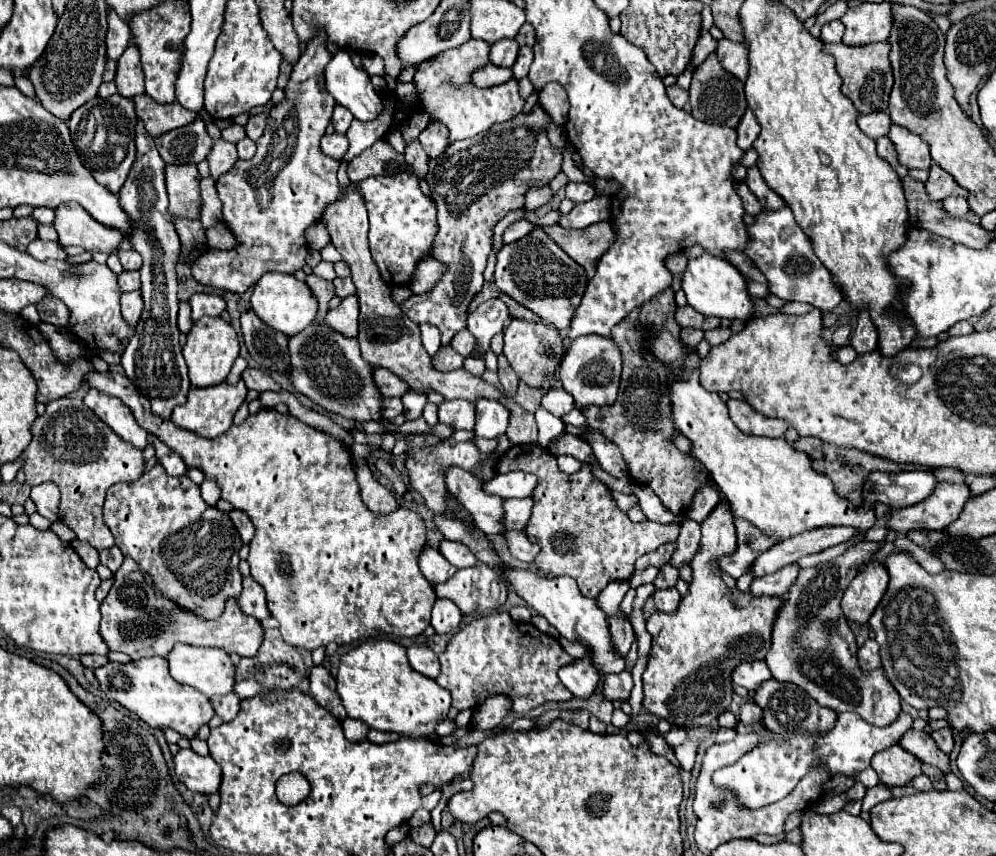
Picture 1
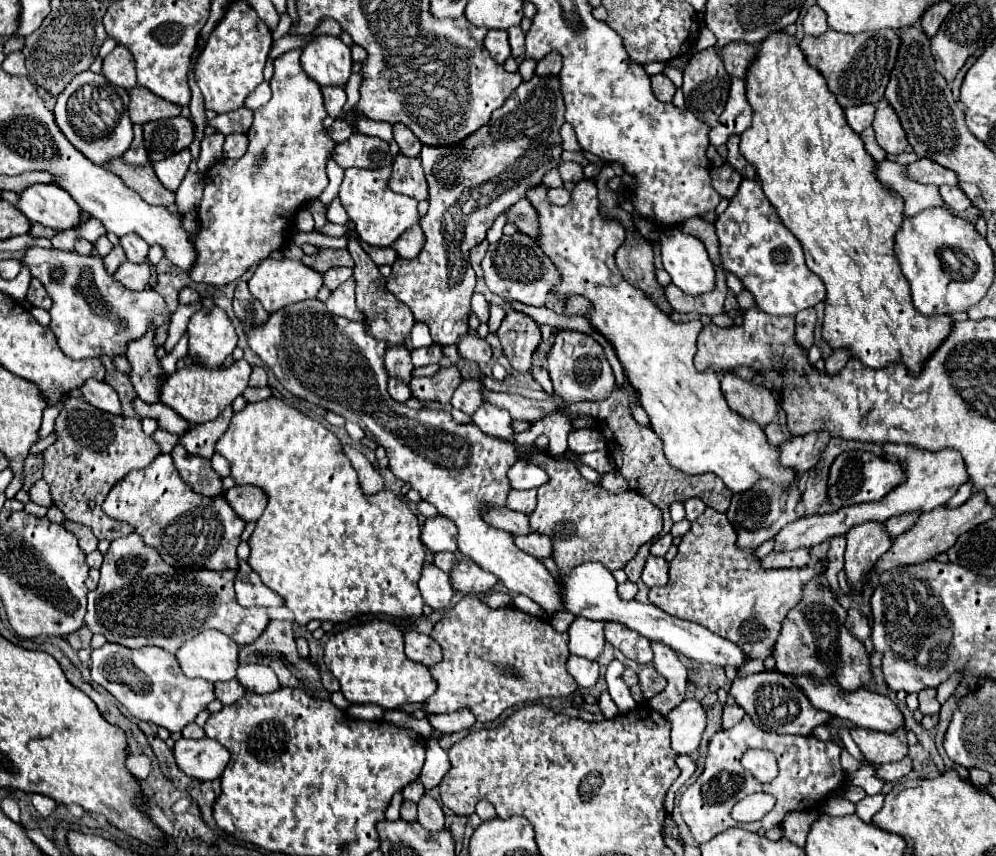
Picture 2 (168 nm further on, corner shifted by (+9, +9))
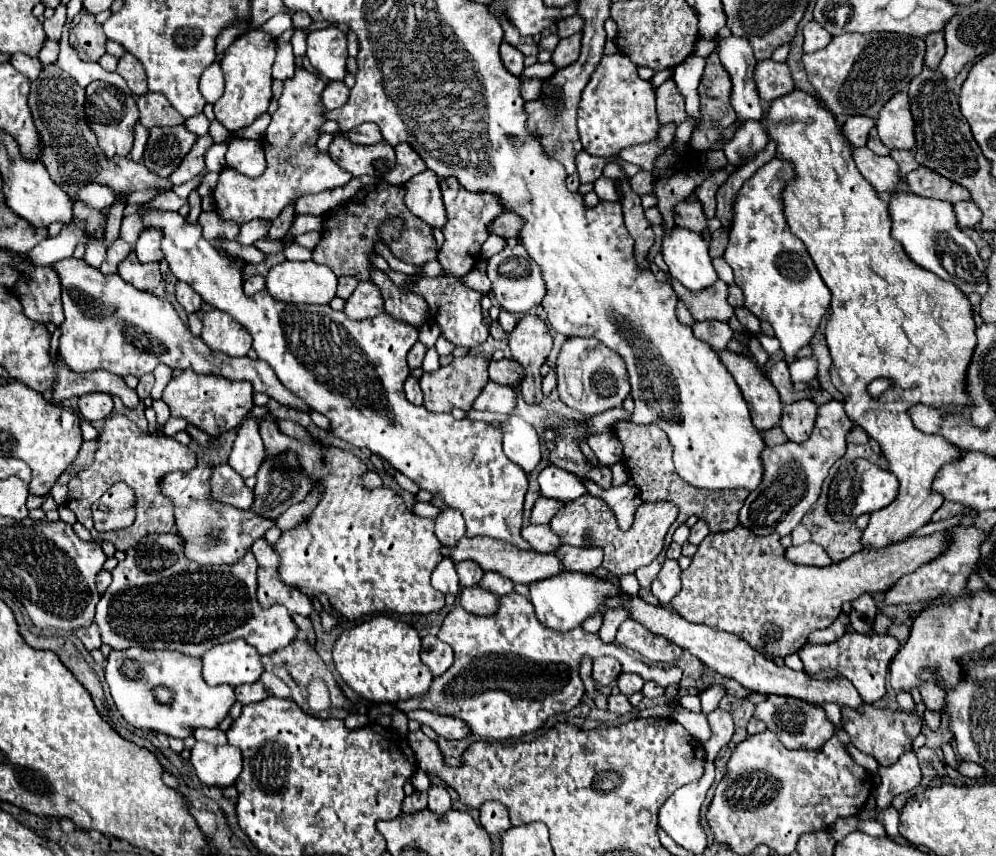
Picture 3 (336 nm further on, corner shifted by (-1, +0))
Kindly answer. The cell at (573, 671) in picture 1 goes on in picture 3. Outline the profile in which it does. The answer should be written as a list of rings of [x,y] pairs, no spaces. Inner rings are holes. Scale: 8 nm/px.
[[[597,658],[593,660],[593,680],[599,686],[607,686],[621,674],[621,666],[615,658]]]

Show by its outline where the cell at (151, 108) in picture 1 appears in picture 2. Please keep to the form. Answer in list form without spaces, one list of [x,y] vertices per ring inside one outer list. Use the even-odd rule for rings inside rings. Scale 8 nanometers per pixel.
[[[133,87],[129,91],[131,95],[131,107],[129,107],[129,117],[133,123],[149,123],[157,119],[167,119],[167,117],[177,117],[181,115],[181,107],[173,105],[155,93],[151,93],[145,87]]]

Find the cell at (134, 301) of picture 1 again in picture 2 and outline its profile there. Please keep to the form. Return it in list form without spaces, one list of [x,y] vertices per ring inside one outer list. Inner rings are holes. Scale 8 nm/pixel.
[[[125,261],[119,265],[119,269],[115,271],[113,277],[117,281],[121,281],[127,289],[145,289],[149,285],[151,267],[147,265],[147,261],[143,261],[143,263]]]

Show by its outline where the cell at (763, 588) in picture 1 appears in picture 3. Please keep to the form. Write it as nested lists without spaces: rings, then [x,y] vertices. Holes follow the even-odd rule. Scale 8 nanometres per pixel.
[[[807,542],[801,546],[791,546],[785,550],[785,558],[793,564],[803,564],[803,566],[829,566],[831,558],[819,544]]]

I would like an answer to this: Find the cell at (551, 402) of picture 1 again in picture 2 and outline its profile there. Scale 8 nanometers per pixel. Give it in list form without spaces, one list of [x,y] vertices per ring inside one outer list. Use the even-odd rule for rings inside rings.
[[[533,366],[530,372],[534,379],[540,384],[544,391],[548,394],[553,394],[552,381],[548,371],[543,367]]]

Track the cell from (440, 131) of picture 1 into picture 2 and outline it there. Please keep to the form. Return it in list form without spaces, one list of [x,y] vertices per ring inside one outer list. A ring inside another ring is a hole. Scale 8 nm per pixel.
[[[405,125],[393,127],[393,139],[399,145],[399,153],[403,153],[407,157],[417,157],[421,153],[421,143],[417,141],[417,137],[413,137],[413,133],[409,129],[405,129]]]

